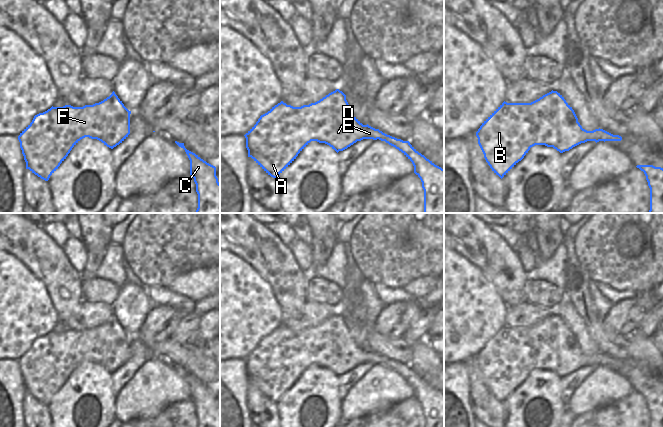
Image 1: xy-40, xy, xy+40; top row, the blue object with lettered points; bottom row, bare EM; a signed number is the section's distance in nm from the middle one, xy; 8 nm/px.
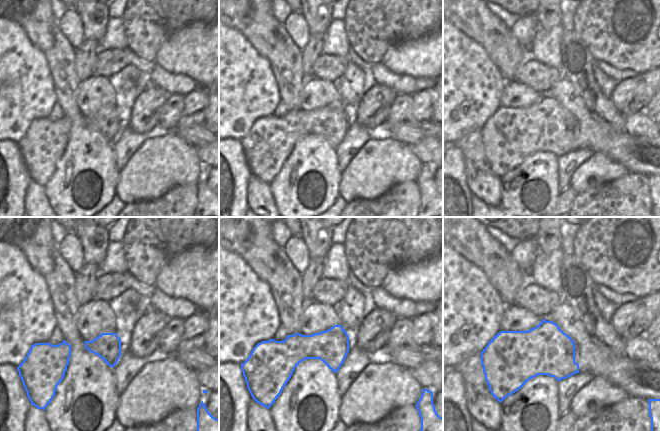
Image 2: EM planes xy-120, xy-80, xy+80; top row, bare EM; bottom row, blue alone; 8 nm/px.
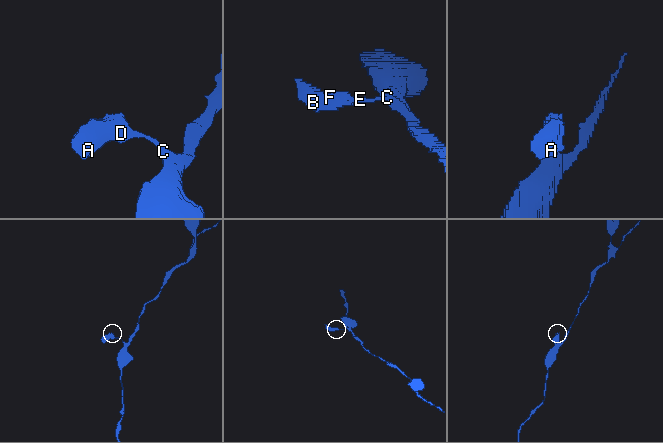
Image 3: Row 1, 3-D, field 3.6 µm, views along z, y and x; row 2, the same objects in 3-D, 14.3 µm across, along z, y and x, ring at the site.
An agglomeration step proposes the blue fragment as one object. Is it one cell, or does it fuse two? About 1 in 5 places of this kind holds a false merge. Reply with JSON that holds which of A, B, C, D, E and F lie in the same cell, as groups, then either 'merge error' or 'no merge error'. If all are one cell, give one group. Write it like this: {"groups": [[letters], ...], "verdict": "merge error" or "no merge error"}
{"groups": [["A", "B", "C", "D", "E", "F"]], "verdict": "no merge error"}

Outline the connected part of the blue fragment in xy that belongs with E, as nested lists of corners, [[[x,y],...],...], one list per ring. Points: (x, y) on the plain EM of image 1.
[[[336,313],[319,325],[301,331],[283,325],[260,340],[256,348],[244,359],[248,381],[251,381],[268,399],[278,400],[296,383],[311,366],[325,367],[337,377],[363,363],[385,365],[401,375],[413,388],[414,397],[420,402],[424,414],[424,427],[444,427],[444,393],[419,377],[409,365],[387,359],[371,350],[363,349],[353,338],[346,319]]]

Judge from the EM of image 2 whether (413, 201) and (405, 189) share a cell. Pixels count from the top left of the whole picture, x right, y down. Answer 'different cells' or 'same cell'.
same cell

